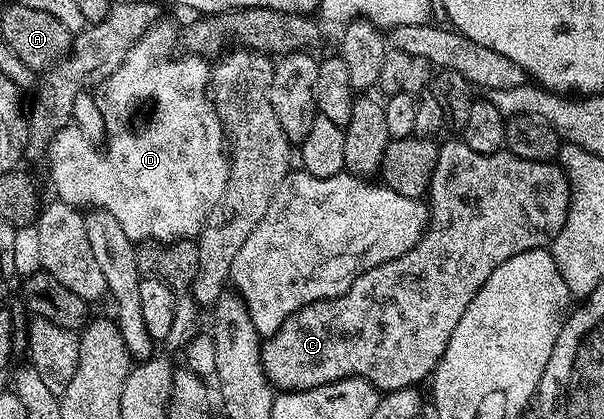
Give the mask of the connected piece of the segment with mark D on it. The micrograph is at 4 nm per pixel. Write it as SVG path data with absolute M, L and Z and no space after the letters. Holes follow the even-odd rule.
M157 22L148 28L140 41L132 45L122 66L118 66L118 70L114 70L114 74L106 77L95 89L94 97L105 119L107 132L102 147L88 141L82 130L69 126L54 134L46 149L46 161L52 188L63 203L73 206L88 204L84 206L114 214L126 238L134 242L170 244L199 236L208 219L220 207L227 188L229 150L224 128L209 96L209 61L195 54L172 56L172 47L178 44L178 28L176 32L174 25L164 23ZM147 104L152 107L148 124L135 128L132 119L136 111Z

